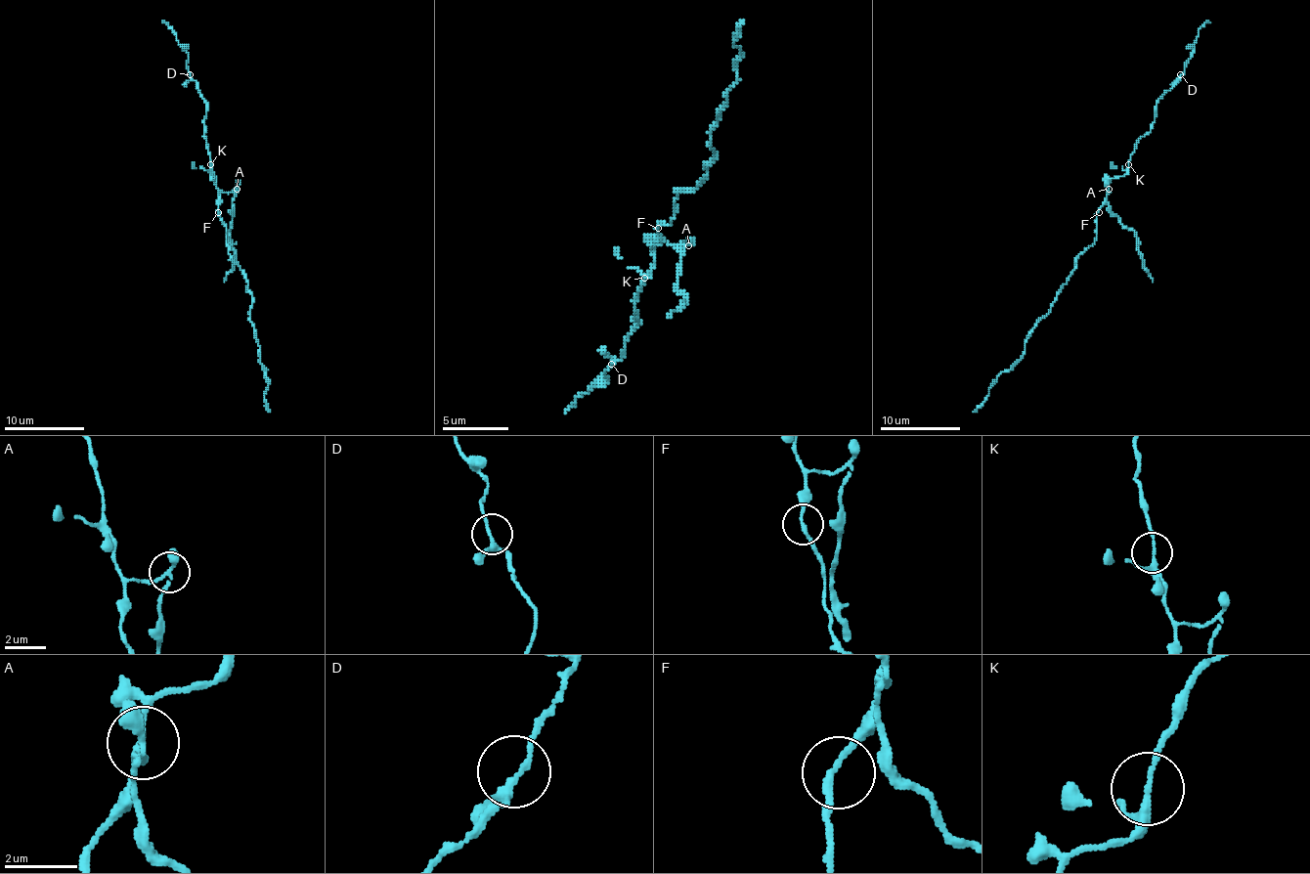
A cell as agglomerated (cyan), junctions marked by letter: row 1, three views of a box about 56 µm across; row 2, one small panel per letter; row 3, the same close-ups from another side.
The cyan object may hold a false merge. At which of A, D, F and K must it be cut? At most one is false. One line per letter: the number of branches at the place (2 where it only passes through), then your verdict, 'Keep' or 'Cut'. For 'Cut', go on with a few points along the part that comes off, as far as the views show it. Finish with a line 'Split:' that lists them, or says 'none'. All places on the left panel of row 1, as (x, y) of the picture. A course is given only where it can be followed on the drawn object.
A: Branches: 3. Cut. Course of the part to remove: (236, 188), (230, 232), (230, 248), (234, 252), (232, 268), (224, 282)
D: Branches: 3. Keep
F: Branches: 2. Keep
K: Branches: 3. Keep
Split: A

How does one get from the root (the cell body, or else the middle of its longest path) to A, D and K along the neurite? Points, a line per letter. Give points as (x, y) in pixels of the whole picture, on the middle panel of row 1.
A: (661, 225), (658, 228), (661, 241), (687, 244)
D: (661, 225), (654, 244), (654, 268), (634, 301), (634, 321), (637, 327), (628, 337), (625, 354), (611, 364)
K: (661, 225), (654, 244), (654, 268), (644, 278)

